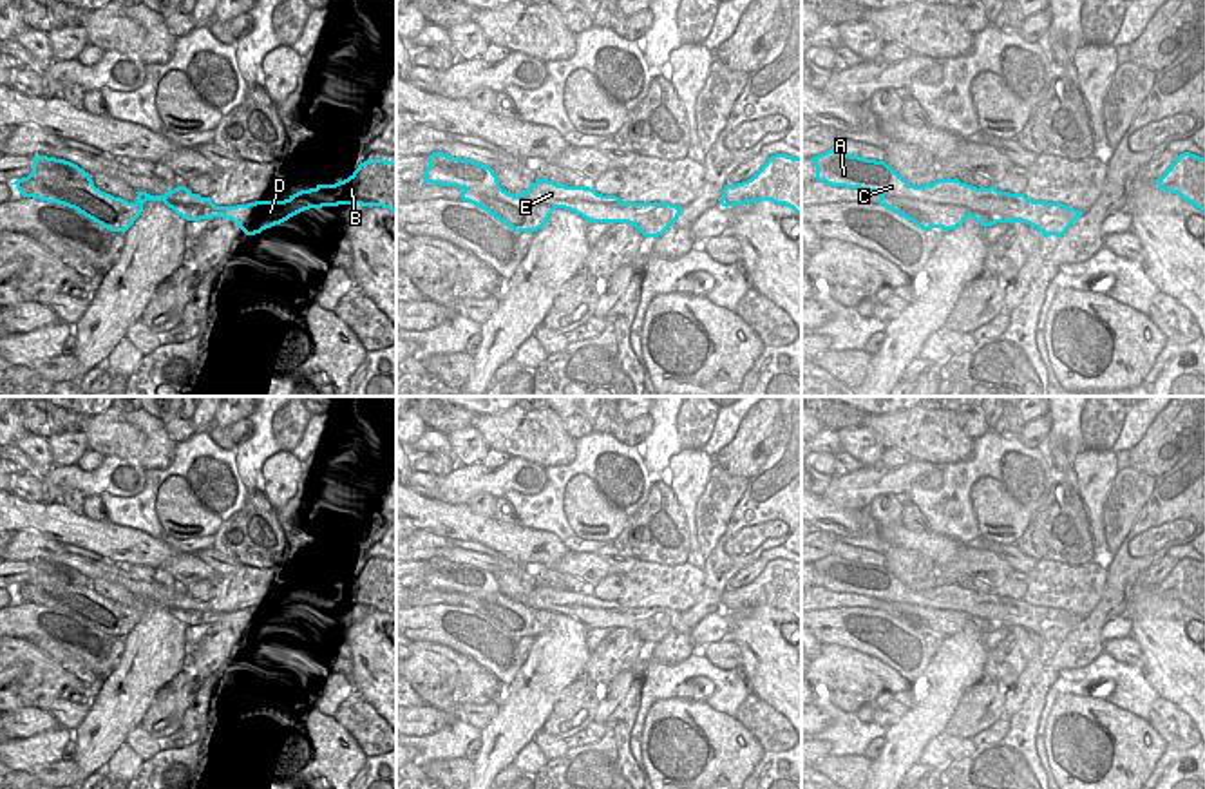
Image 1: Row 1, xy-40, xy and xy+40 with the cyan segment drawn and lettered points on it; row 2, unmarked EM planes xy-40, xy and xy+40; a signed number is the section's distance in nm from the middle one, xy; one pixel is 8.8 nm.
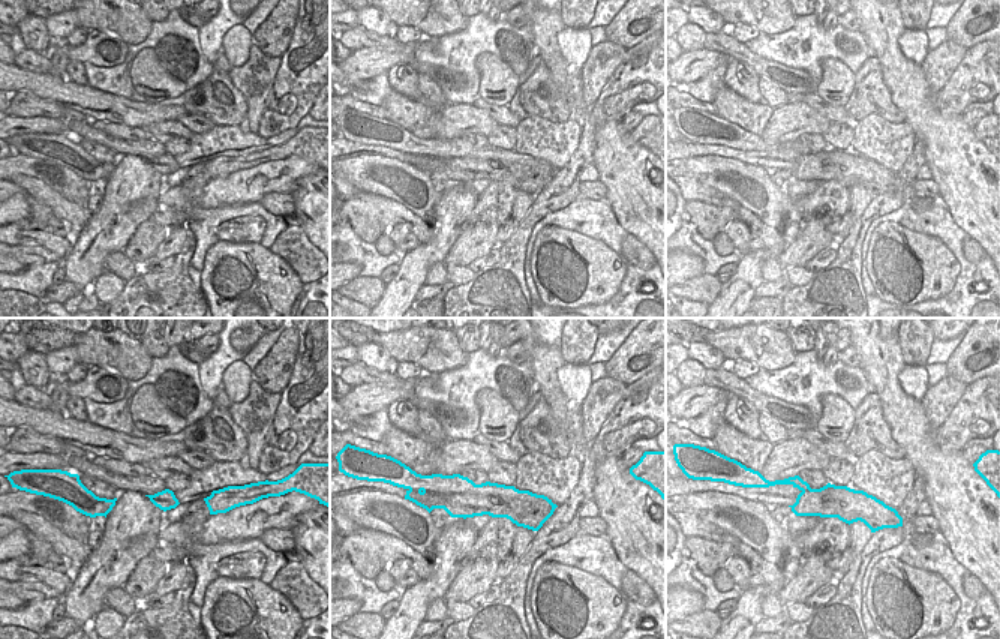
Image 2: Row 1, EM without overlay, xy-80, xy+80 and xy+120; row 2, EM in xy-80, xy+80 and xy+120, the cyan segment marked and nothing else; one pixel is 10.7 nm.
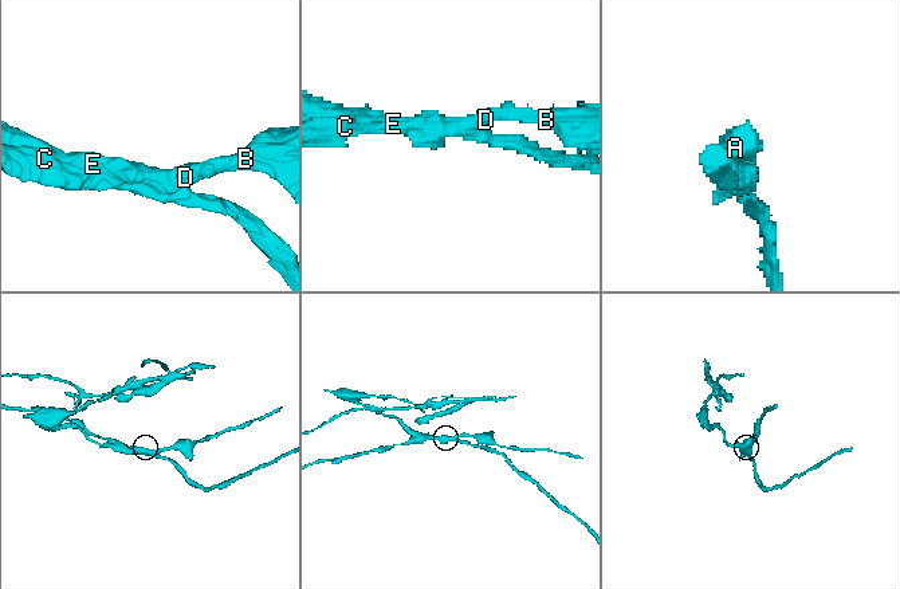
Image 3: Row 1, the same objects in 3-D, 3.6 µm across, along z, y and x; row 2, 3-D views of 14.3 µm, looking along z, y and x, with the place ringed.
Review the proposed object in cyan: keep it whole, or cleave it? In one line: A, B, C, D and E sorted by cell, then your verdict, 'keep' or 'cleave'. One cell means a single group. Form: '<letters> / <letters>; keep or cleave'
A C / B D E; cleave

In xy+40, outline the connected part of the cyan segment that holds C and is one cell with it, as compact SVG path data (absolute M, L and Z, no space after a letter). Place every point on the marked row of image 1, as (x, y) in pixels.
M830 148L823 154L811 157L816 166L816 181L823 181L830 186L859 188L876 192L879 195L890 195L897 199L897 204L914 208L934 210L934 228L944 232L955 230L964 223L966 217L973 217L981 226L992 226L997 223L1026 223L1029 226L1053 224L1058 217L1062 219L1062 230L1067 230L1073 221L1073 208L1053 203L1046 208L1037 208L1031 214L1022 214L1020 206L1001 206L999 203L975 203L970 201L964 206L957 204L937 204L930 201L930 188L937 186L937 181L930 185L910 185L885 161L865 159L859 156L845 154L838 148Z

